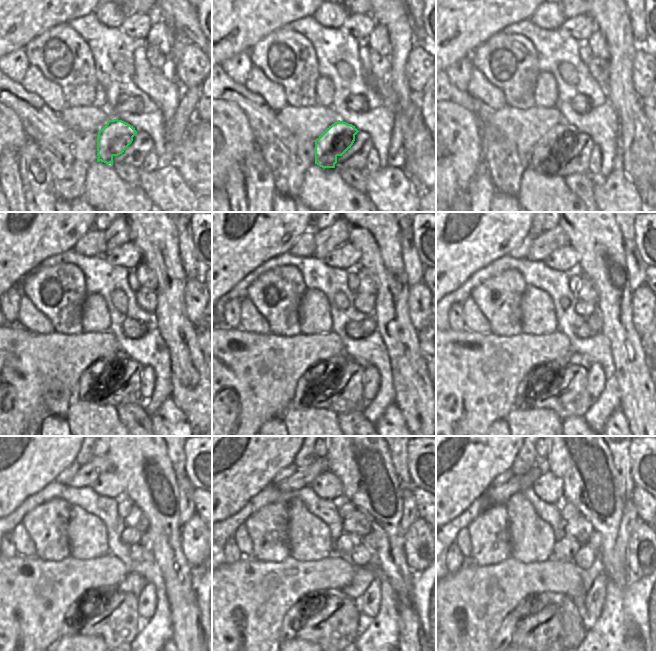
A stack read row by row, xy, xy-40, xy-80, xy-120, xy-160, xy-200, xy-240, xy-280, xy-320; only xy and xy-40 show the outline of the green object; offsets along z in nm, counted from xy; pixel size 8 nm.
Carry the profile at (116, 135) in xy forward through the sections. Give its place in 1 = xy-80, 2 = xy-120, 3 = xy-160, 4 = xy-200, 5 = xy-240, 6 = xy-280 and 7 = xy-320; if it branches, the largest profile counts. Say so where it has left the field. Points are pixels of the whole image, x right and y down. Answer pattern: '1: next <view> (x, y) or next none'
1: next xy-80 (556, 143)
2: next xy-120 (103, 373)
3: next xy-160 (324, 375)
4: next xy-200 (523, 398)
5: next xy-240 (70, 626)
6: next xy-280 (291, 623)
7: next xy-320 (502, 639)

